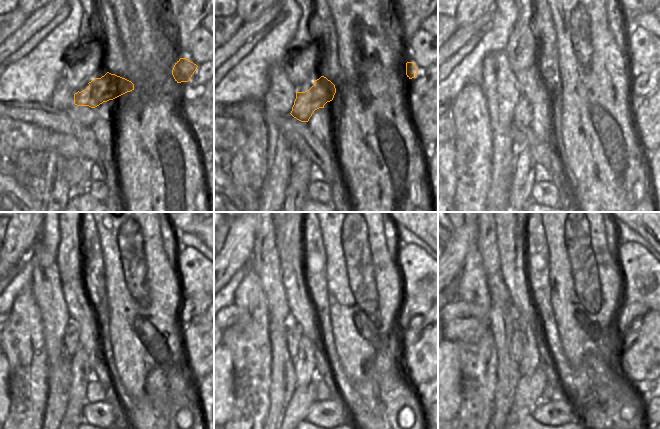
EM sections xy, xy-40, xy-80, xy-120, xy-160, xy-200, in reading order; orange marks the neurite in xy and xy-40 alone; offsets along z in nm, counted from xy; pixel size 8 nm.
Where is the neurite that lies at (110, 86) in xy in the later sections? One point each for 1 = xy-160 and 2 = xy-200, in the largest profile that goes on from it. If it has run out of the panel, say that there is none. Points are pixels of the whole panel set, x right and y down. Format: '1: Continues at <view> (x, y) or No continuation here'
1: Continues at xy-160 (295, 330)
2: Continues at xy-200 (516, 340)

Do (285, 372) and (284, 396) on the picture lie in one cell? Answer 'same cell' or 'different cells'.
same cell

